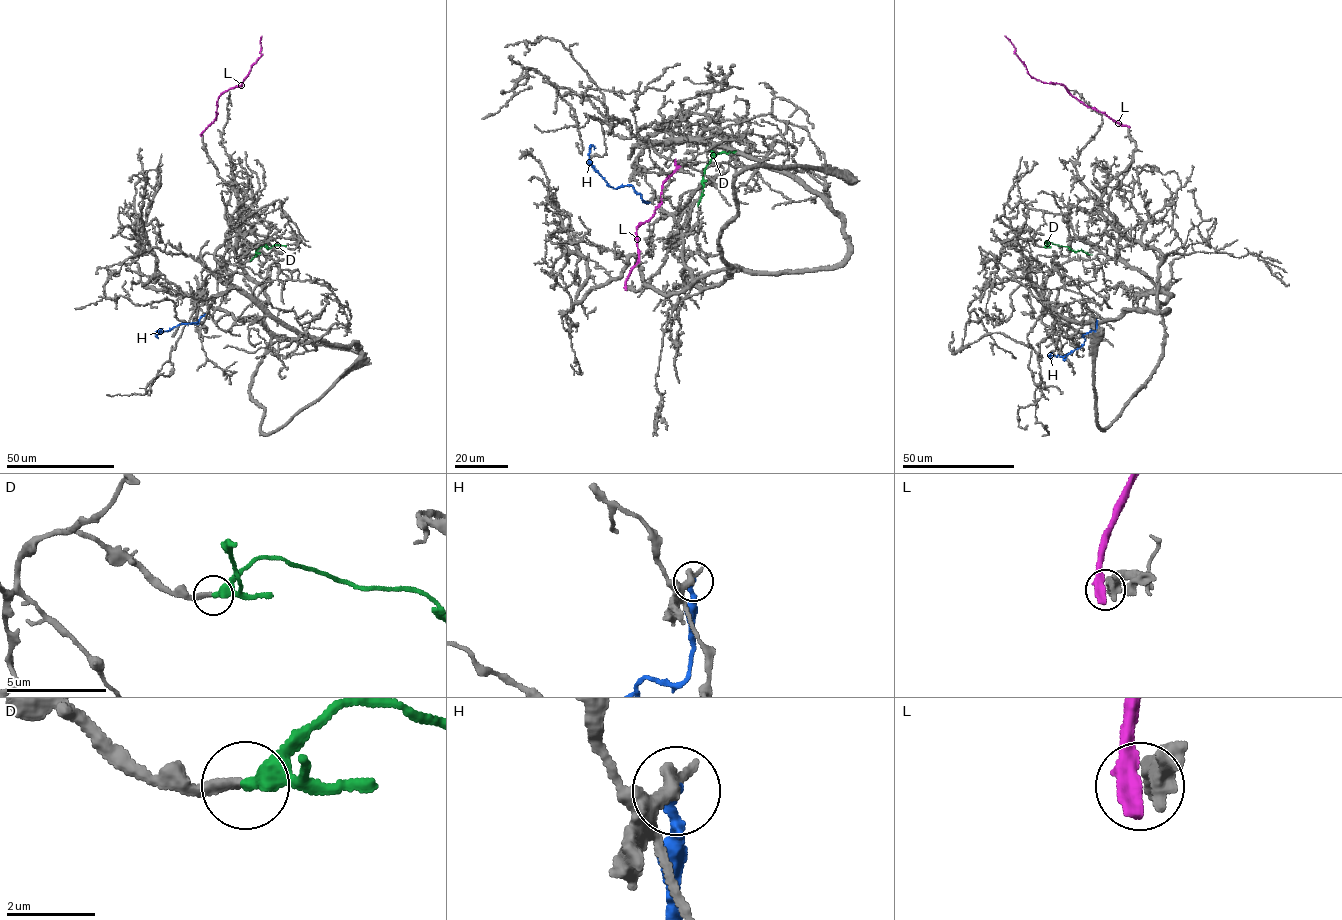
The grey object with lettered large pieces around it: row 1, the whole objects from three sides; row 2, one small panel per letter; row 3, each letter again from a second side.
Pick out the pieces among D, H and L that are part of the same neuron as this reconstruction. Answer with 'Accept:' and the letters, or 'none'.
Accept: D

